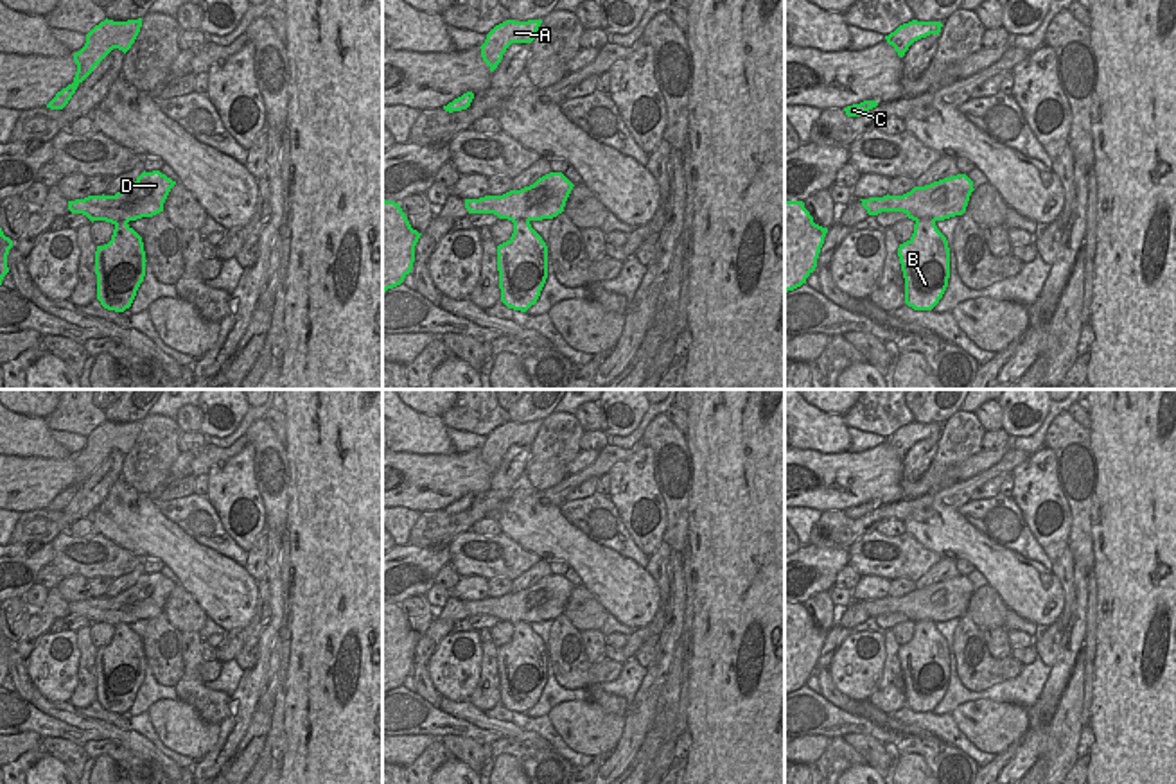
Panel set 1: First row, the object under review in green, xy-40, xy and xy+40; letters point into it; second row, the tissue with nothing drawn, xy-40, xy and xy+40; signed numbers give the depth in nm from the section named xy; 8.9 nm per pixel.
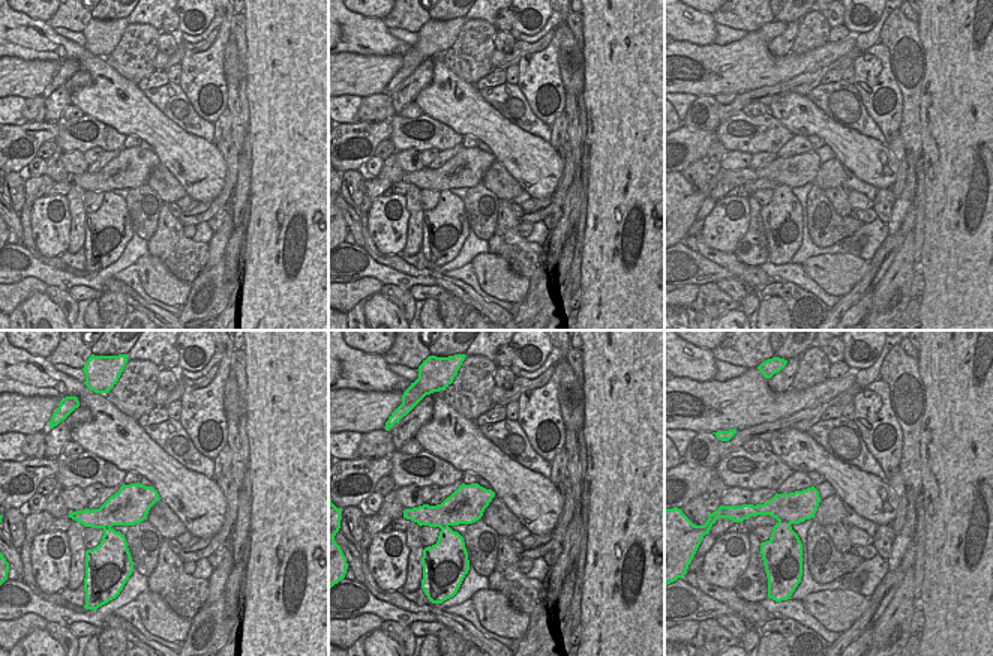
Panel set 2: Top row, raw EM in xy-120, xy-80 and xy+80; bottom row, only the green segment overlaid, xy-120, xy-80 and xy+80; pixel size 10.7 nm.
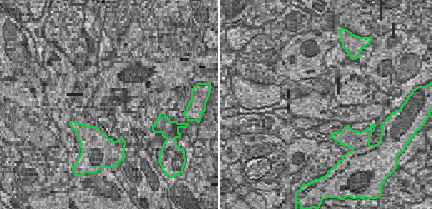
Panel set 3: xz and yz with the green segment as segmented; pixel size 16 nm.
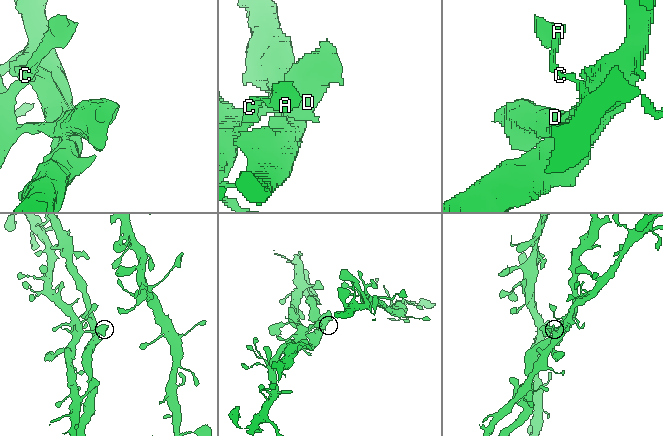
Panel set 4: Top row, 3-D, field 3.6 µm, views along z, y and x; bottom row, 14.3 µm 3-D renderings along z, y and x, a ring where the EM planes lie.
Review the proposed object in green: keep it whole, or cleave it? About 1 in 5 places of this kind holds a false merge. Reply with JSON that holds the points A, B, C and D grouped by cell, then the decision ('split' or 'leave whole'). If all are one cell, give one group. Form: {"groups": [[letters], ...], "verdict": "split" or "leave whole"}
{"groups": [["A", "C", "D"], ["B"]], "verdict": "split"}

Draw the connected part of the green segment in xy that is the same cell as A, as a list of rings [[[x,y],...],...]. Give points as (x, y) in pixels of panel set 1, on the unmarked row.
[[[506,422],[496,427],[488,436],[481,450],[483,463],[490,468],[490,474],[497,470],[503,456],[512,445],[531,445],[537,438],[542,422],[515,423]]]

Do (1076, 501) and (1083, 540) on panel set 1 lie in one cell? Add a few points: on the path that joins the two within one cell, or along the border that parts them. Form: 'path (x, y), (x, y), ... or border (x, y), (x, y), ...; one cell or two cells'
path (1079, 510), (1079, 531); one cell

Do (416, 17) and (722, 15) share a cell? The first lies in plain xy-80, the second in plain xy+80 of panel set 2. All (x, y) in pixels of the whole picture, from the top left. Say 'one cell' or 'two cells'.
one cell

